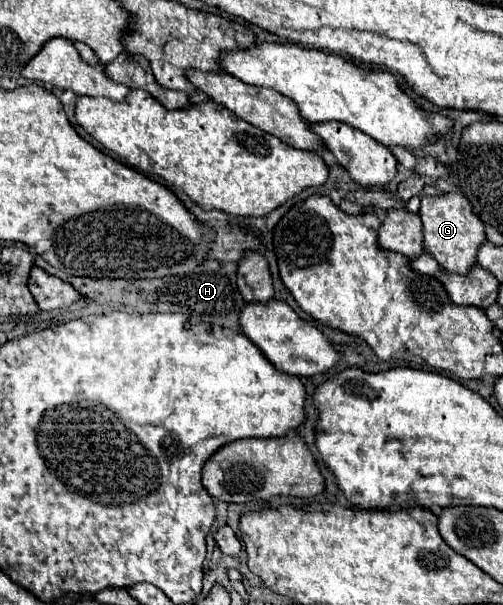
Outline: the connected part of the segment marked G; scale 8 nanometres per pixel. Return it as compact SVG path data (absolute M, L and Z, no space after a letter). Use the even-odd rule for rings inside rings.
M444 193L444 195L424 195L420 199L422 219L422 235L424 235L424 249L430 253L446 271L452 273L468 273L472 265L476 265L476 251L486 239L484 223L474 215L470 203L462 193Z

